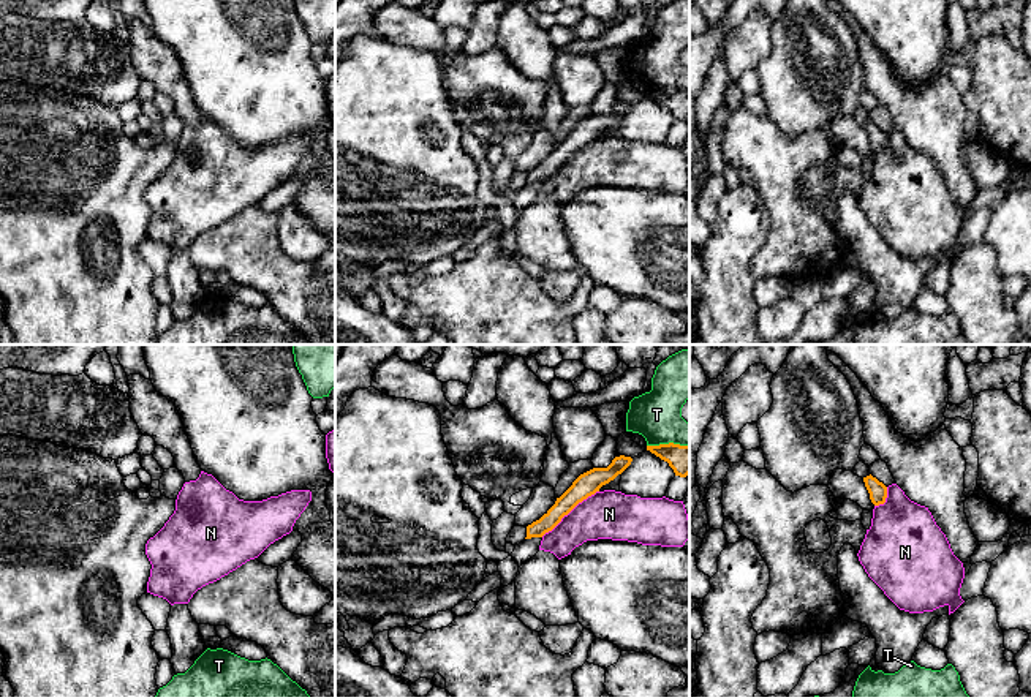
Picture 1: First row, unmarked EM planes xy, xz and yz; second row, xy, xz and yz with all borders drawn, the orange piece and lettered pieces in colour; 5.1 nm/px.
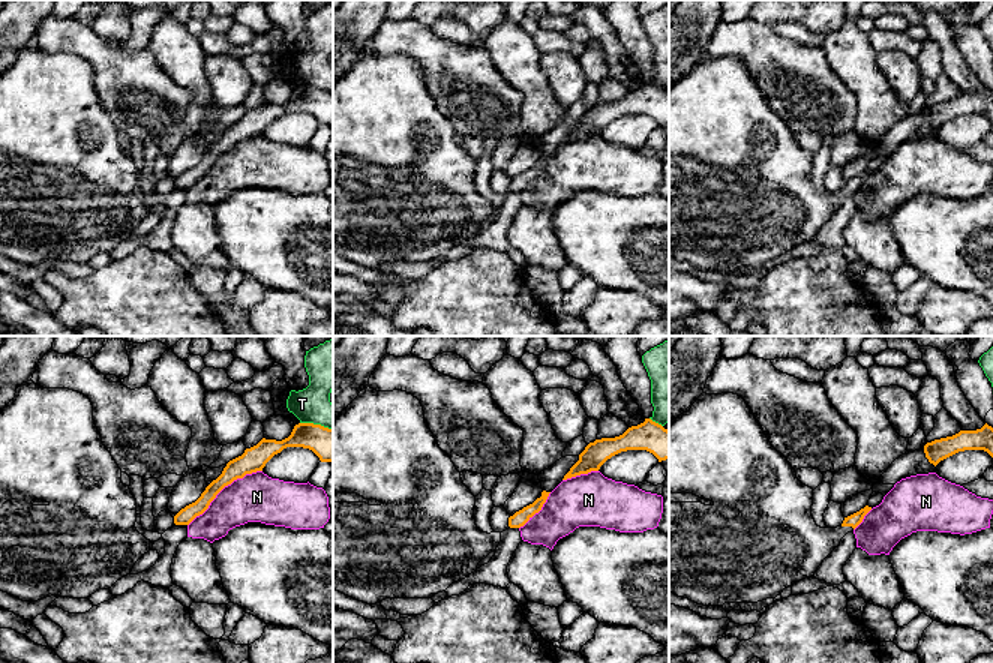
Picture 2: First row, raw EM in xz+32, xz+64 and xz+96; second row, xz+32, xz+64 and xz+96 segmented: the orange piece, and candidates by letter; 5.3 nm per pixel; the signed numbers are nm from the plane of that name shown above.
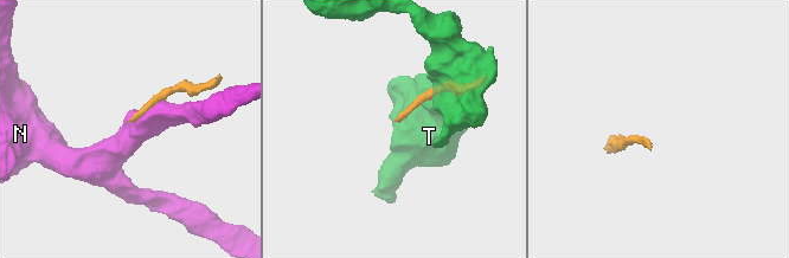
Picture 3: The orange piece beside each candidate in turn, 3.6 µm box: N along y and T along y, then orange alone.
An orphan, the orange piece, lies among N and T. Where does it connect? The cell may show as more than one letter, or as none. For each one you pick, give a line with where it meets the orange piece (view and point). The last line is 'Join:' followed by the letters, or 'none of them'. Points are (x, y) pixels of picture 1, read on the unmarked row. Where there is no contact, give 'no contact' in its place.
N: contact xz (570, 157)
Join: N

